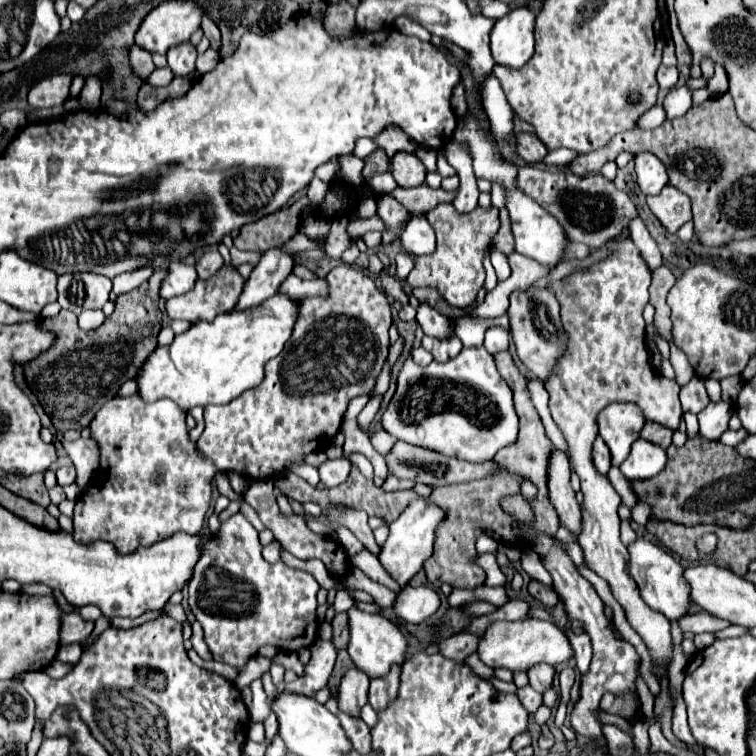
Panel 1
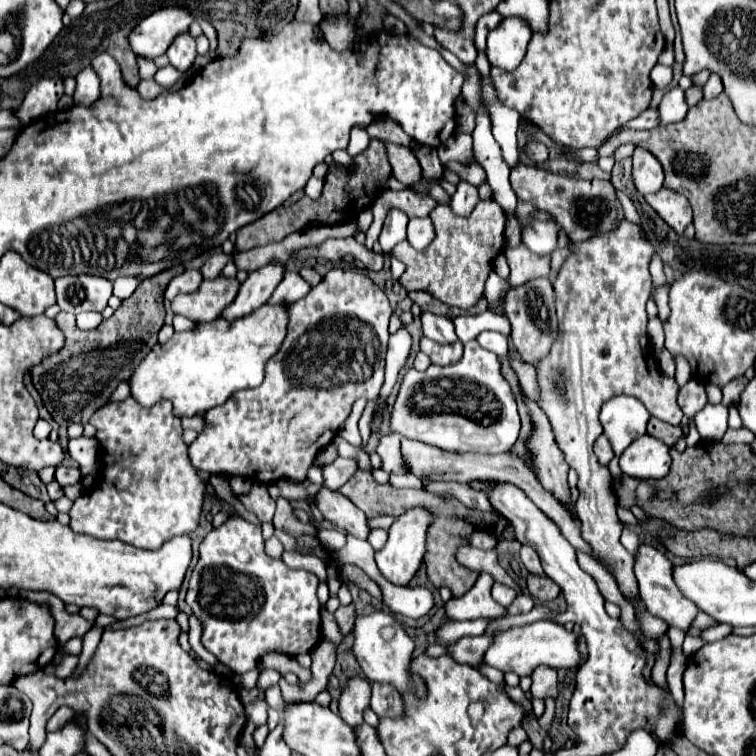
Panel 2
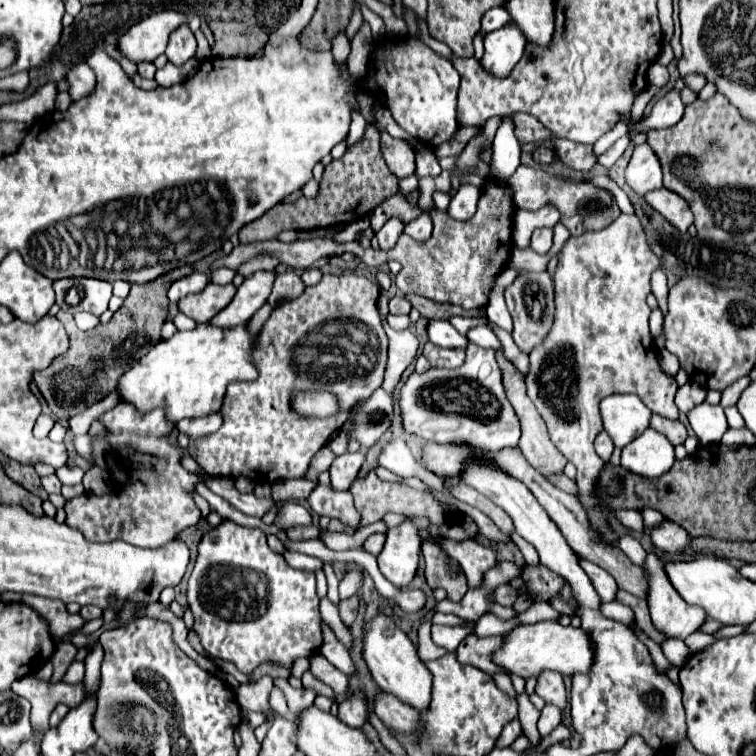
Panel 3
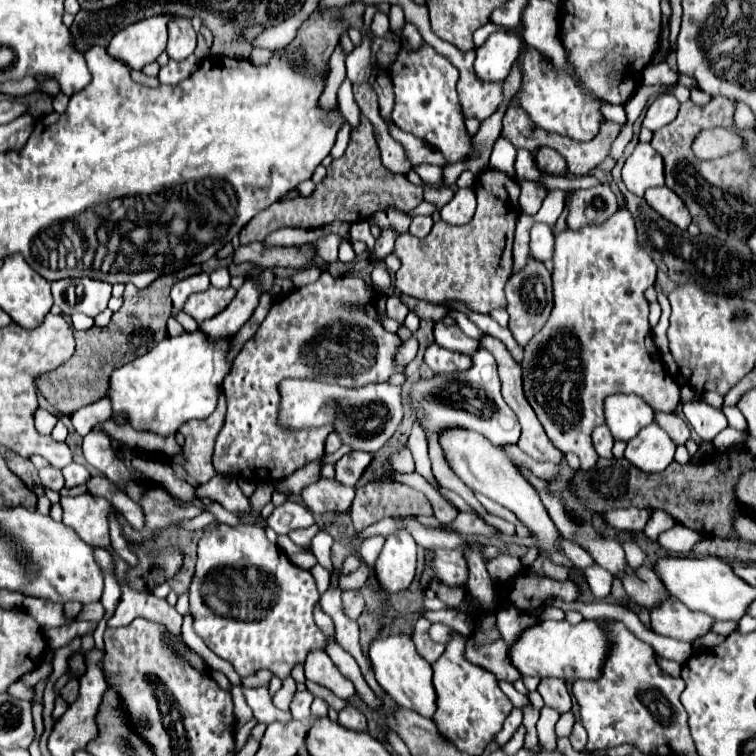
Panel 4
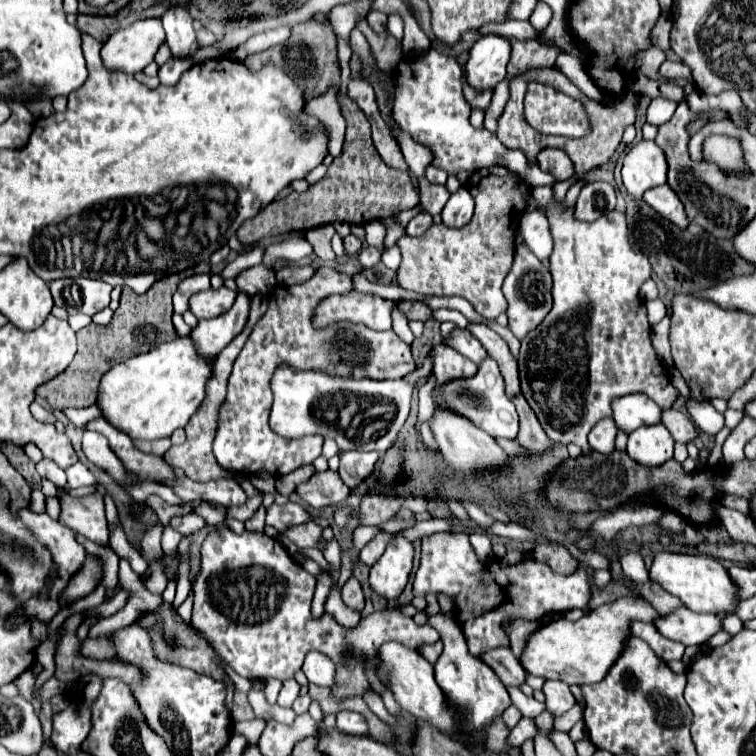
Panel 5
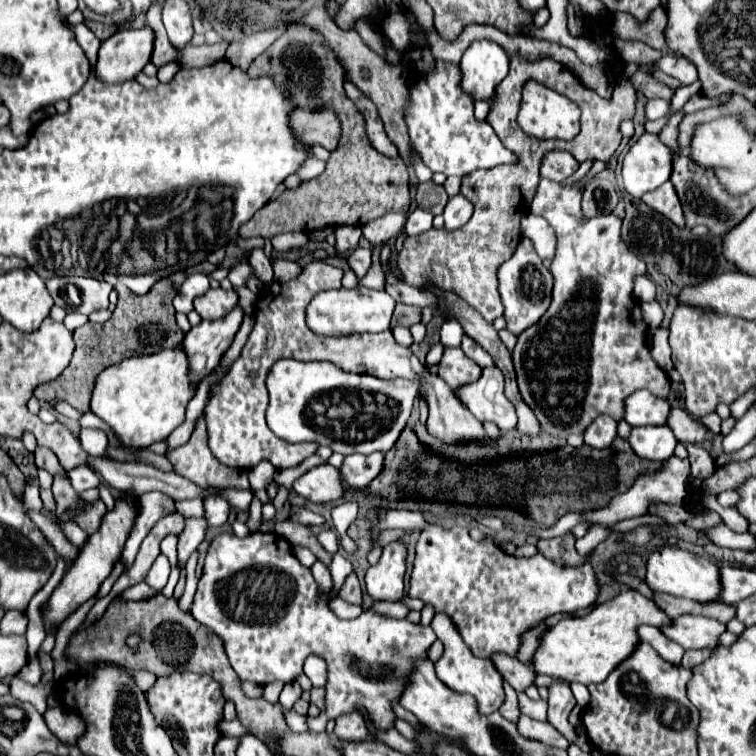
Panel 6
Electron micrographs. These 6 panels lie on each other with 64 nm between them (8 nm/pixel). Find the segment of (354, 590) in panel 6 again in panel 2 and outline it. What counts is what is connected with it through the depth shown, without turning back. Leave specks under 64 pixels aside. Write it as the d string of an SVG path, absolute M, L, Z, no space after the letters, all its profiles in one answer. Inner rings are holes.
M348 604L348 606L340 606L336 612L334 612L336 620L338 620L338 626L342 630L344 636L348 636L348 632L354 628L354 620L356 620L356 608L354 604Z

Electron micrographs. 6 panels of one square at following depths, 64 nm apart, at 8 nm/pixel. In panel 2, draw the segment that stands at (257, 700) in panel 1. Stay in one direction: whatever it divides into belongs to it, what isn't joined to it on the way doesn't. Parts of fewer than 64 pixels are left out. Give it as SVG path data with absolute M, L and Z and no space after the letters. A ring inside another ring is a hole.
M264 698L246 708L246 710L250 710L250 720L252 720L256 726L266 724L266 708L268 708L268 704L264 702Z

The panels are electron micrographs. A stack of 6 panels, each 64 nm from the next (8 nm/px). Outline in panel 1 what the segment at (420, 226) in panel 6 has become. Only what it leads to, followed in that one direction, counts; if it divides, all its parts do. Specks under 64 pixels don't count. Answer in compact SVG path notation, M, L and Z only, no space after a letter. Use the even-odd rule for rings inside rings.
M424 216L410 218L410 222L402 234L402 246L414 254L428 254L436 248L434 230Z

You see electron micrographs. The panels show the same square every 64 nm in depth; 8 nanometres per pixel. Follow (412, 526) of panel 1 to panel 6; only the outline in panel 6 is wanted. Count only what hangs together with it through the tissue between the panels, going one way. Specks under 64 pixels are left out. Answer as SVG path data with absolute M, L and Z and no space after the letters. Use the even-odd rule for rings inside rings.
M400 542L384 546L382 556L376 566L370 566L366 572L366 592L372 600L402 602L410 610L421 611L421 600L404 596L404 572L406 572L406 548Z

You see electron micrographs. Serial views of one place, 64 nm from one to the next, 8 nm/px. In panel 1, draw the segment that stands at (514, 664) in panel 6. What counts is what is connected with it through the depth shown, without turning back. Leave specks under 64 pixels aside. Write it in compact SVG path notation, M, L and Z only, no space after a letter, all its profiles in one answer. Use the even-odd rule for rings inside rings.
M462 632L462 634L454 634L454 636L446 638L446 640L442 640L438 648L440 648L440 654L442 656L446 656L446 658L456 660L456 662L462 664L462 662L466 662L466 658L472 652L478 650L478 644L480 644L478 636L472 636L472 634Z

